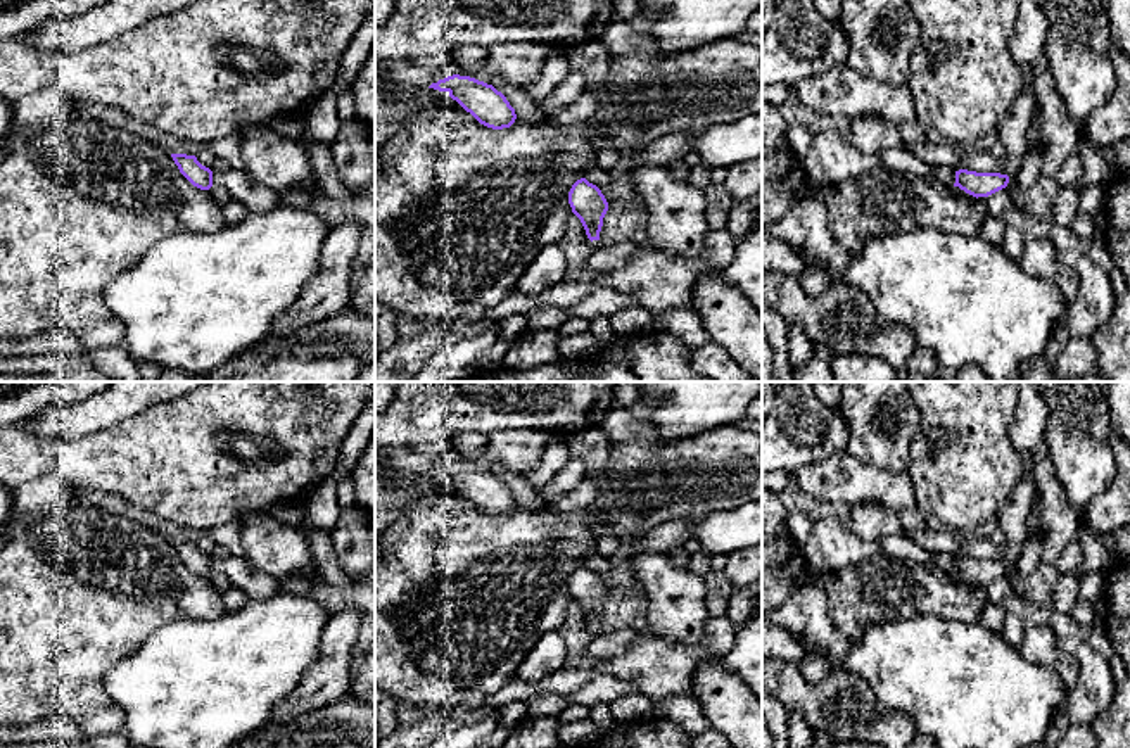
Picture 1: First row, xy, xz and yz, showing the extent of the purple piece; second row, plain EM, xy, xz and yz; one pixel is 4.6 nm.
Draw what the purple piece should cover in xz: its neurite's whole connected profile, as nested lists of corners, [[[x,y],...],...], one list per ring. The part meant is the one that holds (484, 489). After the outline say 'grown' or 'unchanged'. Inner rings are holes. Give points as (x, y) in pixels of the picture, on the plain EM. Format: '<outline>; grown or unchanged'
[[[453,461],[432,470],[429,475],[448,479],[453,487],[487,515],[510,515],[517,506],[515,496],[506,484],[492,472],[475,465]]]; unchanged

